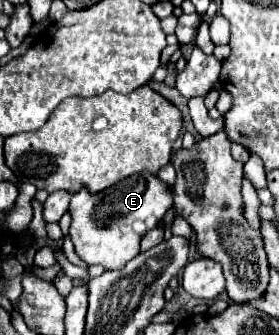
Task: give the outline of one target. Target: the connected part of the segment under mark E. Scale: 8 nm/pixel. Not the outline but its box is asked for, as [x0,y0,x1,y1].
[69,173,173,271]

